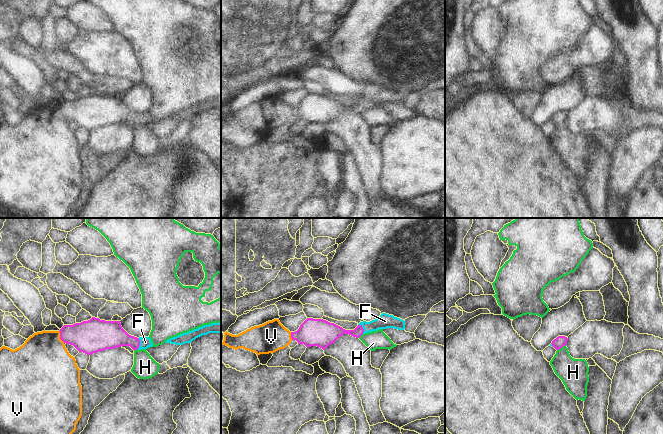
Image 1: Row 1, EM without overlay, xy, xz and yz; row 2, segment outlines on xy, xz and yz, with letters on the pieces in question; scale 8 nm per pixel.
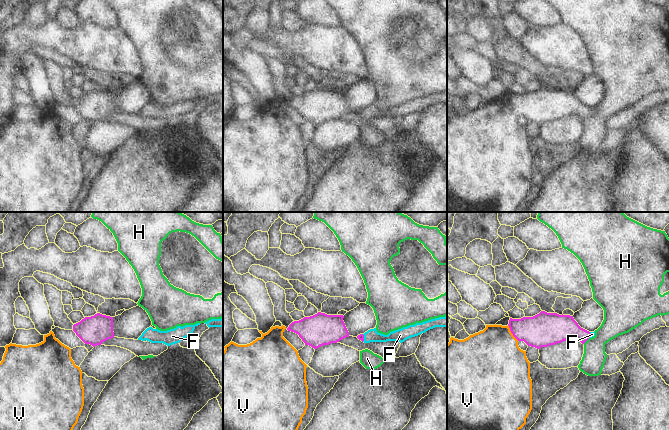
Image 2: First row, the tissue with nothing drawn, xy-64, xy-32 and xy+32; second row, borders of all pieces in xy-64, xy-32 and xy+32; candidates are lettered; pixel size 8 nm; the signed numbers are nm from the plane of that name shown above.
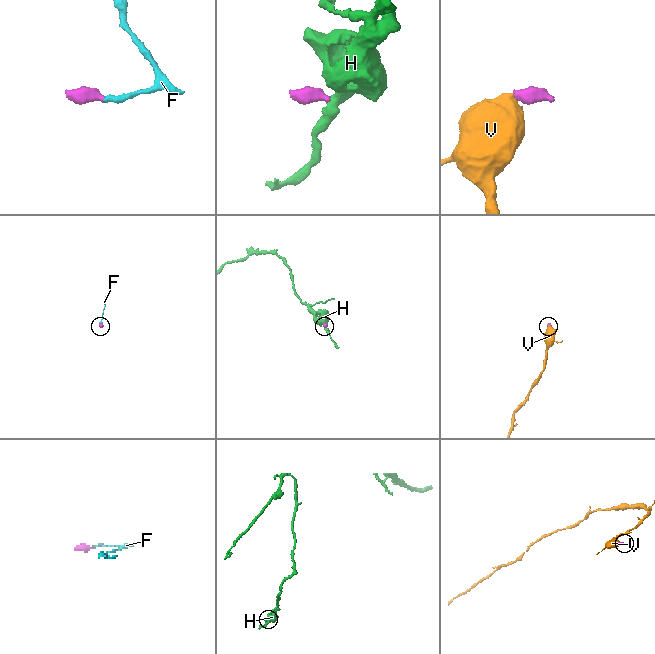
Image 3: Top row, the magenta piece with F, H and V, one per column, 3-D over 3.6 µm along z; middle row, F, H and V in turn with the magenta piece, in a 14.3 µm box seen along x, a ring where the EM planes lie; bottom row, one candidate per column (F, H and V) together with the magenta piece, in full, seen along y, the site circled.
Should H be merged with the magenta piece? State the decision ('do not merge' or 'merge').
do not merge

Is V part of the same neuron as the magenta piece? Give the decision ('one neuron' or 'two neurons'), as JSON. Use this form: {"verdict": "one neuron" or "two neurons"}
{"verdict": "one neuron"}

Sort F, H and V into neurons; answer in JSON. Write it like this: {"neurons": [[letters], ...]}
{"neurons": [["F", "V"], ["H"]]}

